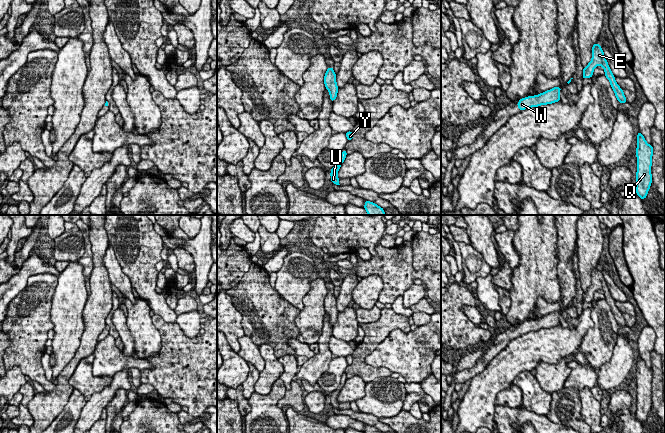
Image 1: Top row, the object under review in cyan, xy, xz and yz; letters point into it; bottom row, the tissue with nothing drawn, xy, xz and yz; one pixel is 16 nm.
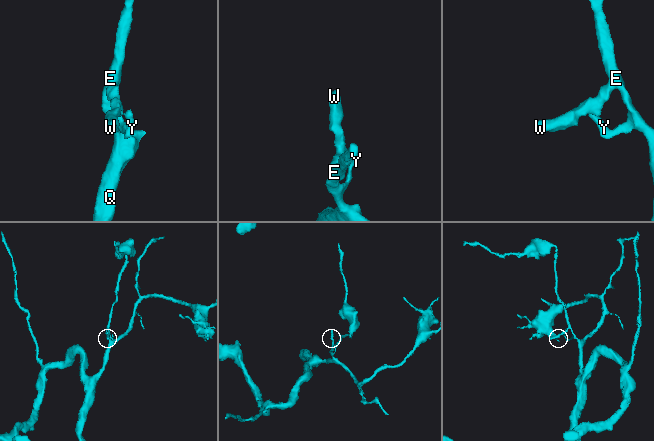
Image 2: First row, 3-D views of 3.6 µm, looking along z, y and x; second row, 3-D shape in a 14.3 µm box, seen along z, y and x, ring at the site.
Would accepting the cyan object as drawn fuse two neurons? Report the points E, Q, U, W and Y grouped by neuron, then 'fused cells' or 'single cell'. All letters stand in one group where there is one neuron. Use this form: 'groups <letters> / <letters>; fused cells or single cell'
groups E Q U W Y; single cell

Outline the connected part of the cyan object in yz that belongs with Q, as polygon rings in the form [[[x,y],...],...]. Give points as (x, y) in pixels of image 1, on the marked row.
[[[639,131],[637,134],[637,173],[636,173],[636,194],[642,199],[646,198],[652,183],[651,165],[652,165],[653,147],[649,145],[644,136]]]

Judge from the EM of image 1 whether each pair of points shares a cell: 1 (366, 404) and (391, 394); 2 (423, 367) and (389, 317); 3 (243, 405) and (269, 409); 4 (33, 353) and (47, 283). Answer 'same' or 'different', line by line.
1: same
2: different
3: different
4: same

